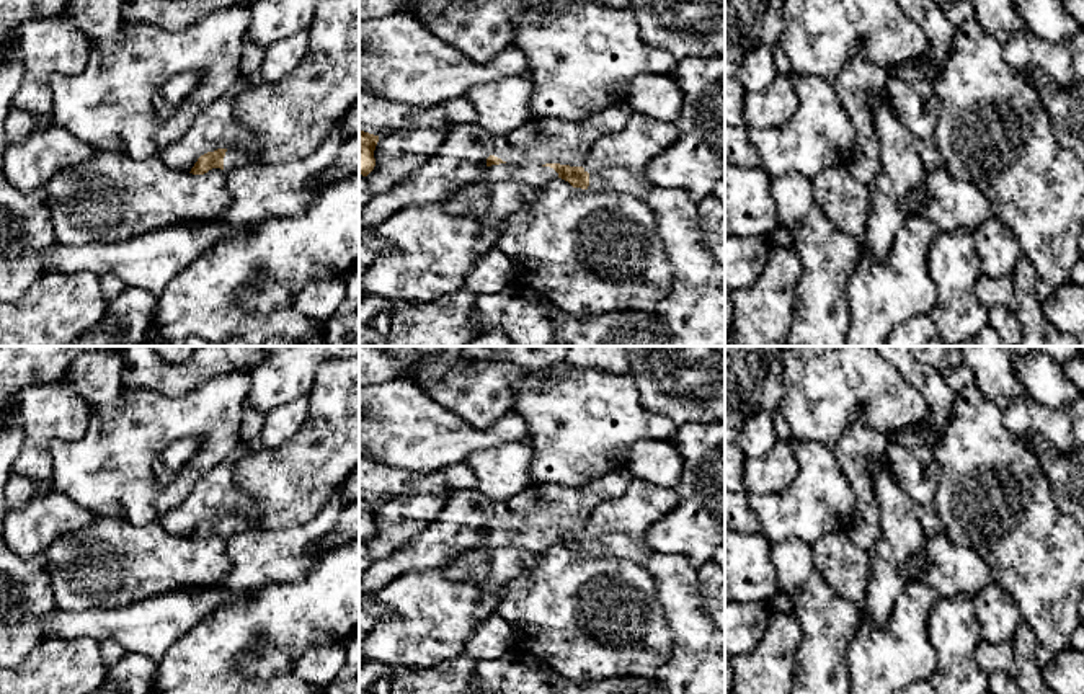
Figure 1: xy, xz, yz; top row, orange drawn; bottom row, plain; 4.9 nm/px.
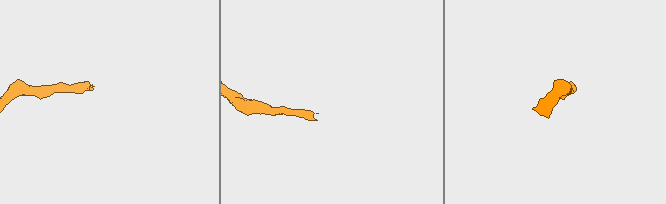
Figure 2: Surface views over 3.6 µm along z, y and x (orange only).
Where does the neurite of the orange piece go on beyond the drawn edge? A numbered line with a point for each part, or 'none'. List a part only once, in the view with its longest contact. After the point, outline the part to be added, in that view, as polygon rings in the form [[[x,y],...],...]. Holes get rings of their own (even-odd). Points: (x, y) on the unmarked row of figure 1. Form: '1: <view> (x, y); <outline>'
1: xy (288, 485); [[[338,358],[320,364],[307,398],[309,416],[292,439],[274,449],[253,443],[238,459],[235,482],[251,498],[255,514],[251,519],[245,519],[229,513],[224,523],[224,537],[237,532],[263,532],[309,523],[330,496],[344,485],[359,464],[359,369],[351,367],[351,358]]]

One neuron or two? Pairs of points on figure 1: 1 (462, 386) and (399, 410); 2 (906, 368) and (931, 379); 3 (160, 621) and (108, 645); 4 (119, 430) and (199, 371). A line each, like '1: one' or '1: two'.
1: two
2: one
3: two
4: two

